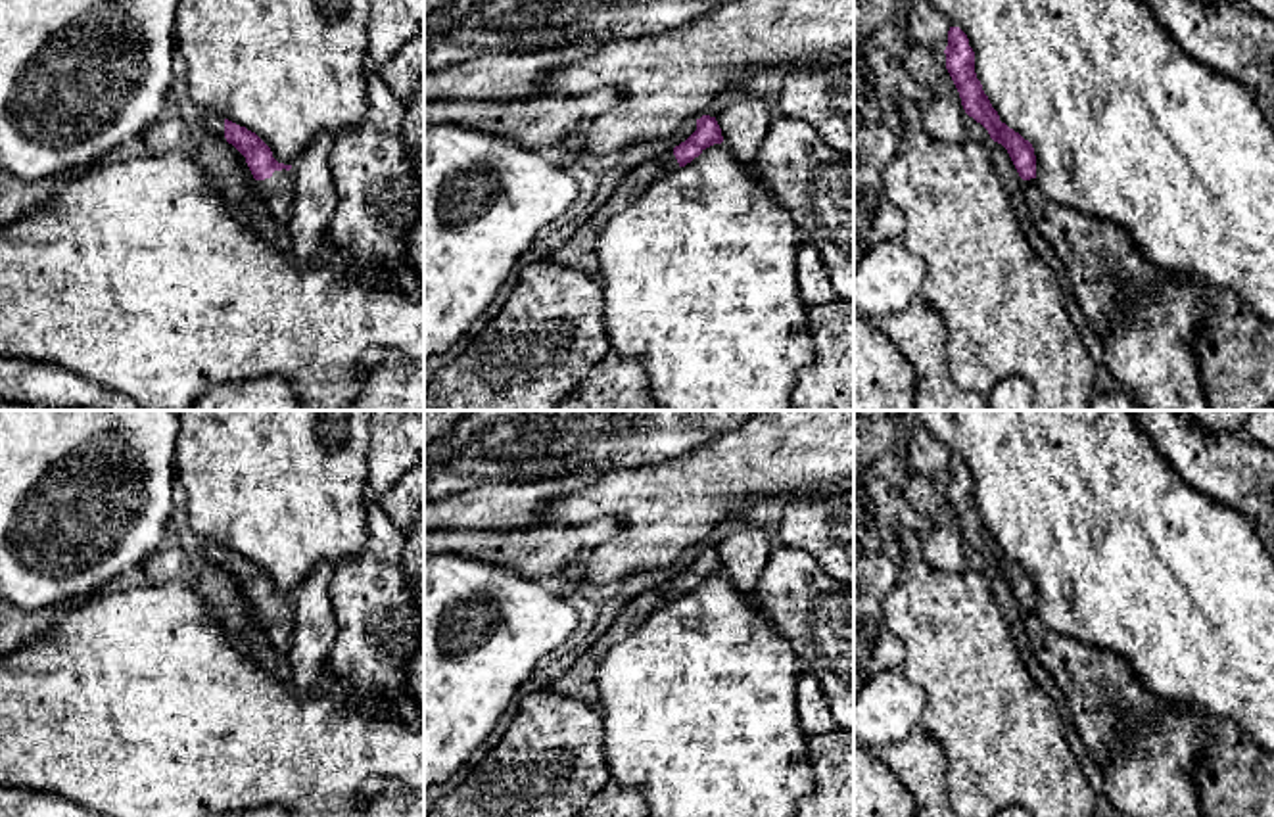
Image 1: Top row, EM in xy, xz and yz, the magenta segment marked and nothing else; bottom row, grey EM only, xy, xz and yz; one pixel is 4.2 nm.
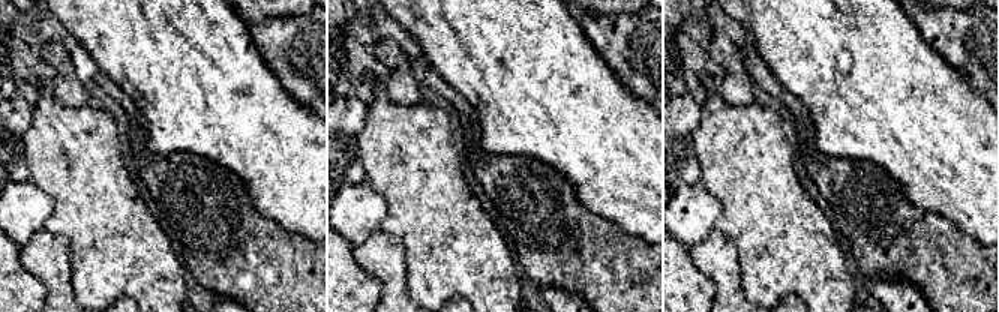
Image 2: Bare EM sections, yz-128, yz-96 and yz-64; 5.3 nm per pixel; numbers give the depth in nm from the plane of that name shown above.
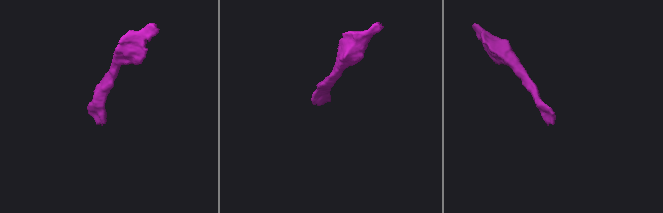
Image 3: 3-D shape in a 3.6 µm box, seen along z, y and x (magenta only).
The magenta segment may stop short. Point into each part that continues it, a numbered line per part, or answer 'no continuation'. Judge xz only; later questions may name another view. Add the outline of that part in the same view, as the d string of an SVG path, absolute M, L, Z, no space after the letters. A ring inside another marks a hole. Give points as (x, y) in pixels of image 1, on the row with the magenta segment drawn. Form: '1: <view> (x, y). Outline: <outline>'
1: xz (578, 252). Outline: M673 150L641 163L620 182L616 192L578 228L578 232L551 255L551 261L566 268L583 270L601 284L601 265L595 251L597 236L618 211L645 192L654 180L677 169L679 163Z

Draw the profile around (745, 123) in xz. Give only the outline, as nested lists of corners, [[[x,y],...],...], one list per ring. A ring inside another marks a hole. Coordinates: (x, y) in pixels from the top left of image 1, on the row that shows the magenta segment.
[[[746,94],[727,105],[716,117],[723,146],[744,165],[752,165],[754,157],[773,121],[771,107],[756,94]]]

